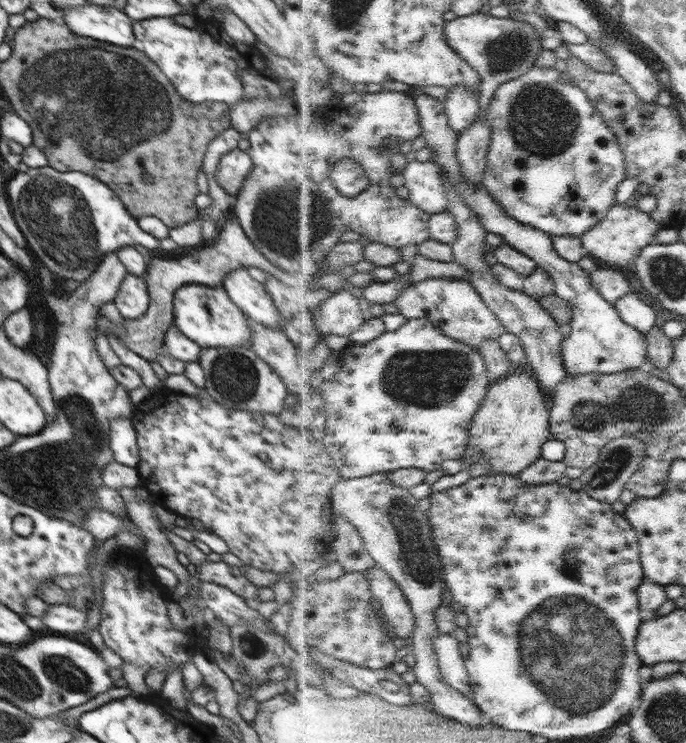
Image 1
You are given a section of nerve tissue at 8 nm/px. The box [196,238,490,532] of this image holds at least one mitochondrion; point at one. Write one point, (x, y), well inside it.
(430, 379)

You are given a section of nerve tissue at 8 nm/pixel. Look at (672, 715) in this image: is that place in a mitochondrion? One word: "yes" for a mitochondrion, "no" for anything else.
yes

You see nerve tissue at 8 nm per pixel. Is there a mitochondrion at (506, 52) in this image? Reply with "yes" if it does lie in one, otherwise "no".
yes

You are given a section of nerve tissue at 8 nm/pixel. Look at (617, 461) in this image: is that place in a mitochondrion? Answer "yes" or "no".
yes

